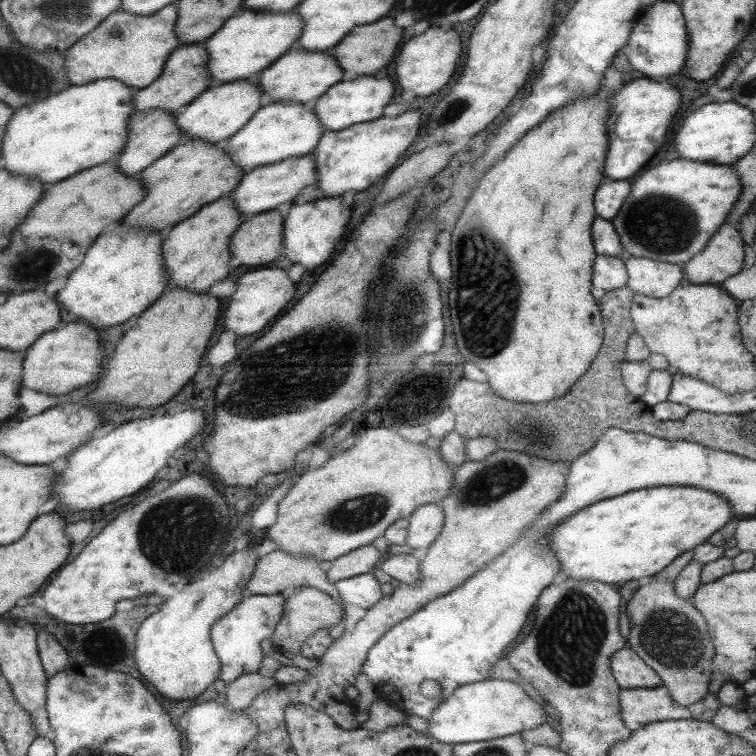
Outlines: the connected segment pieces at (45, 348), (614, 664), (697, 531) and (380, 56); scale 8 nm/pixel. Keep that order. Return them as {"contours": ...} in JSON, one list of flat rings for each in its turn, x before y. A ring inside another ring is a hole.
{"contours":[[[70,322,60,330,52,330,44,333,36,339,36,344,30,346,26,360,24,360,24,388,32,388,46,394,70,394,76,388,86,386,100,378,102,362,104,362,104,342,102,342,101,330,85,322]],[[629,646,612,654,611,669,621,689,647,689,663,685,660,675]],[[658,486,607,498,549,528,553,556,567,578,610,585,649,579,680,555,706,543,733,514,729,502,695,486]],[[388,15,372,24,356,26,350,34,343,38,335,47,336,62,342,66,346,72,358,74,376,74,382,67,388,66,390,61,396,57,396,50,402,42,404,28,396,26,395,18]]]}

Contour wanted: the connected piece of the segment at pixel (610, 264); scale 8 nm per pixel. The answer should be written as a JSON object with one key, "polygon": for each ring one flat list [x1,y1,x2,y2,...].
{"polygon":[[598,254,594,261,591,293,594,298,602,298,611,290,626,287,628,279,625,260,618,256]]}

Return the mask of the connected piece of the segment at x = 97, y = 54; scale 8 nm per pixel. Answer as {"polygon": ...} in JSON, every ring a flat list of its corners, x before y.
{"polygon":[[177,1,151,15,118,9,64,53,65,69,70,82,82,86,103,78,113,78,136,90,151,86,162,74,170,53,181,45,175,31,178,15]]}

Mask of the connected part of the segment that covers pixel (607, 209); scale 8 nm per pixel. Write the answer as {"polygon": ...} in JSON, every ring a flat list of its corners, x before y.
{"polygon":[[604,177,594,198,596,214,604,220,613,220,622,209,631,188,630,180,612,180]]}

